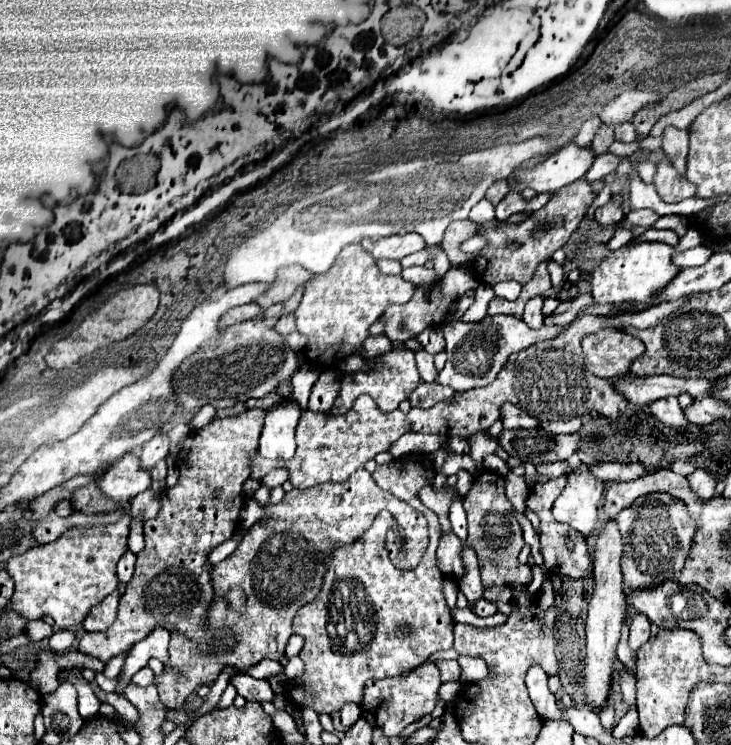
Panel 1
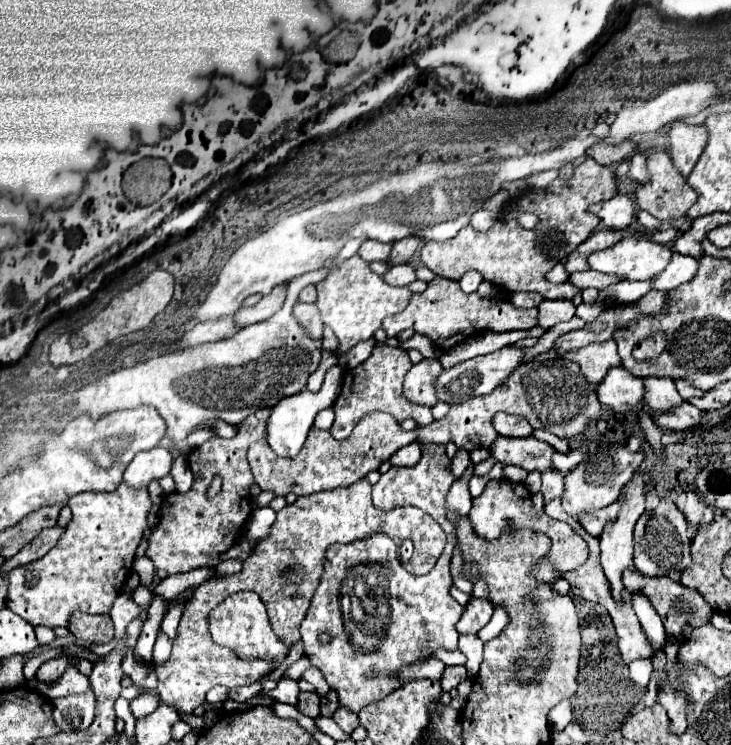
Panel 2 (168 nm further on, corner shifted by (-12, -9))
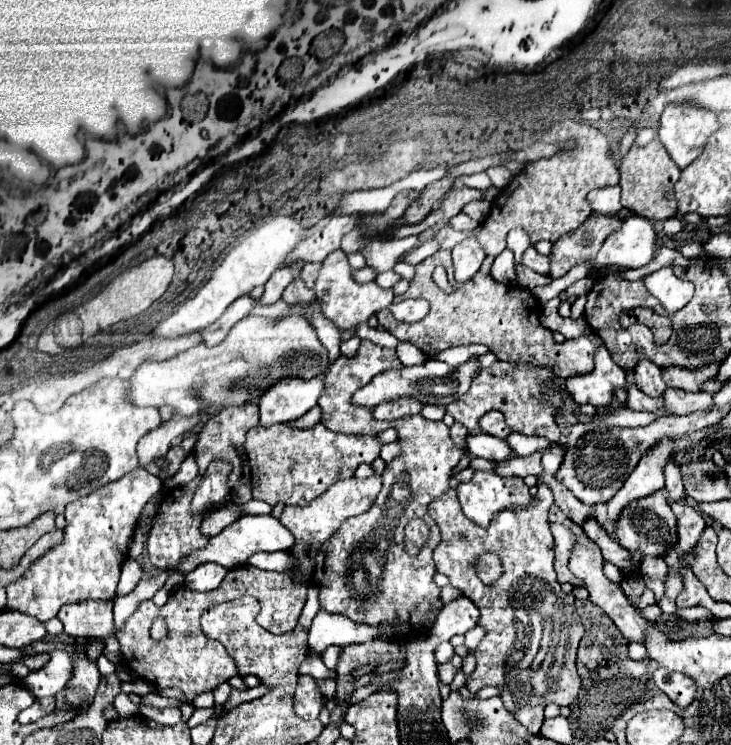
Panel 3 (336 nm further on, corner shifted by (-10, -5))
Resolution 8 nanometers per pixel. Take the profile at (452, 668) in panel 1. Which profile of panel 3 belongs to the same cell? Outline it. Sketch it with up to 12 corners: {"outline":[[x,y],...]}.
{"outline":[[454,656],[438,664],[438,676],[450,684],[462,668],[462,658]]}

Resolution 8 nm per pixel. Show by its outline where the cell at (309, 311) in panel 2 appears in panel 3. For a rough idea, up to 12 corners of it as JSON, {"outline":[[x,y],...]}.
{"outline":[[296,278],[282,294],[286,304],[308,306],[314,290]]}

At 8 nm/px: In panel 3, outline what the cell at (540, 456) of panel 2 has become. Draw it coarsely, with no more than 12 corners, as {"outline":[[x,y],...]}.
{"outline":[[470,434],[466,450],[496,462],[514,458],[506,440]]}

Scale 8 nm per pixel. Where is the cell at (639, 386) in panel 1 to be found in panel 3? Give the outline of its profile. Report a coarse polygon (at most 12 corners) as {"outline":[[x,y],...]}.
{"outline":[[606,347],[598,348],[590,374],[568,378],[578,404],[610,406],[626,372]]}

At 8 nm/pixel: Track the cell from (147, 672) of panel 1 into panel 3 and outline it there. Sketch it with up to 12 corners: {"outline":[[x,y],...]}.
{"outline":[[124,692],[112,706],[122,718],[140,714],[140,706],[130,702]]}

